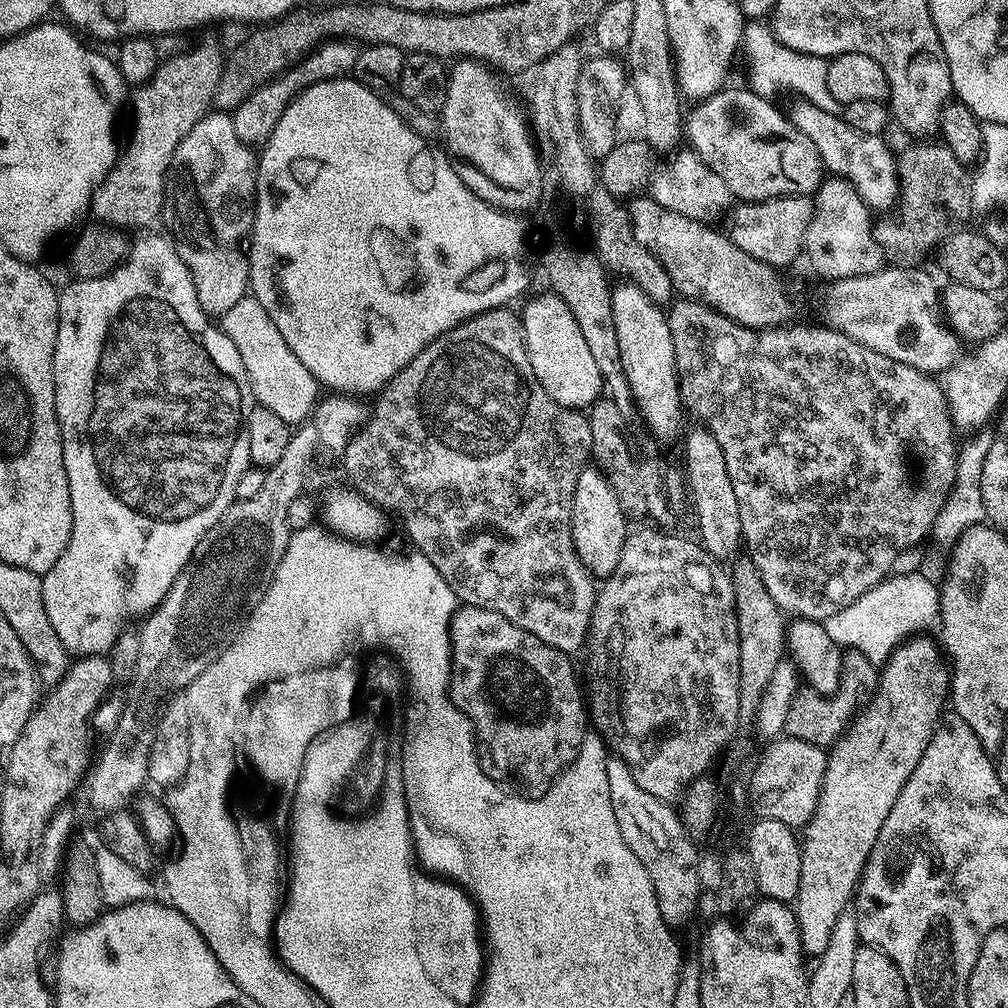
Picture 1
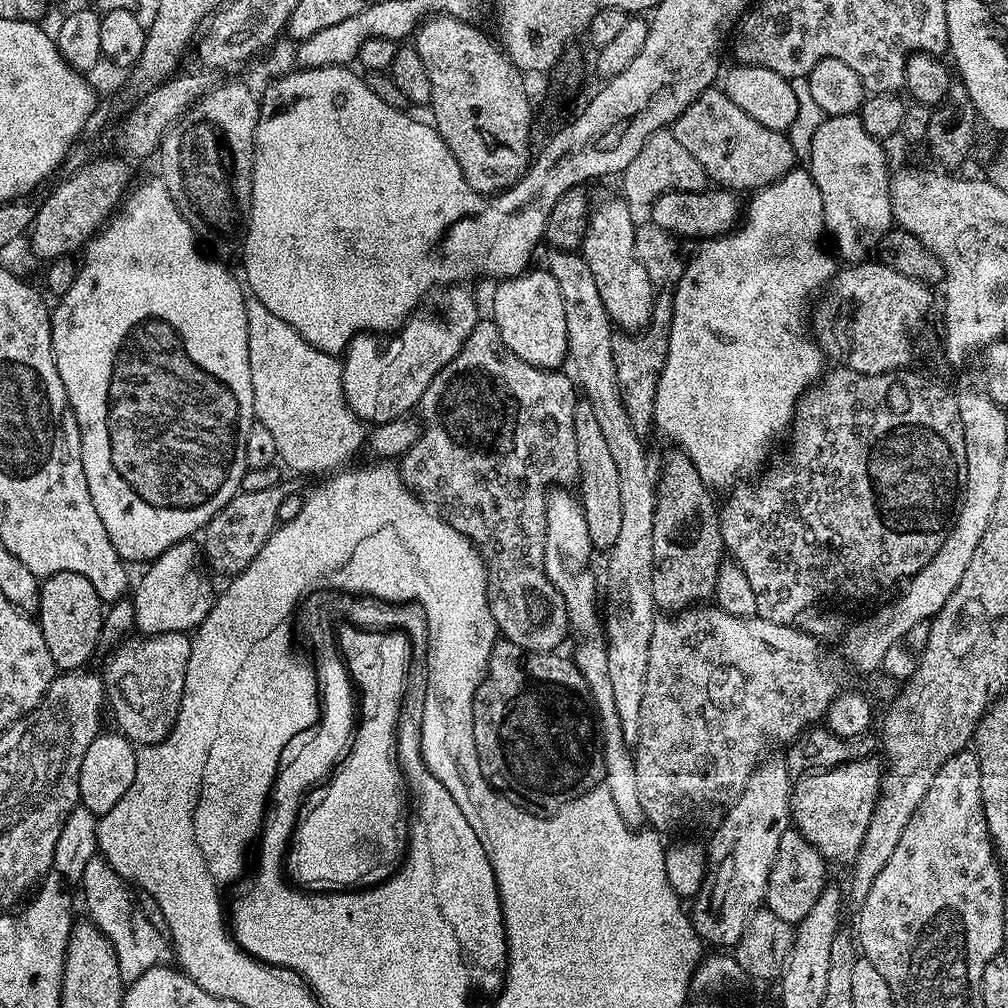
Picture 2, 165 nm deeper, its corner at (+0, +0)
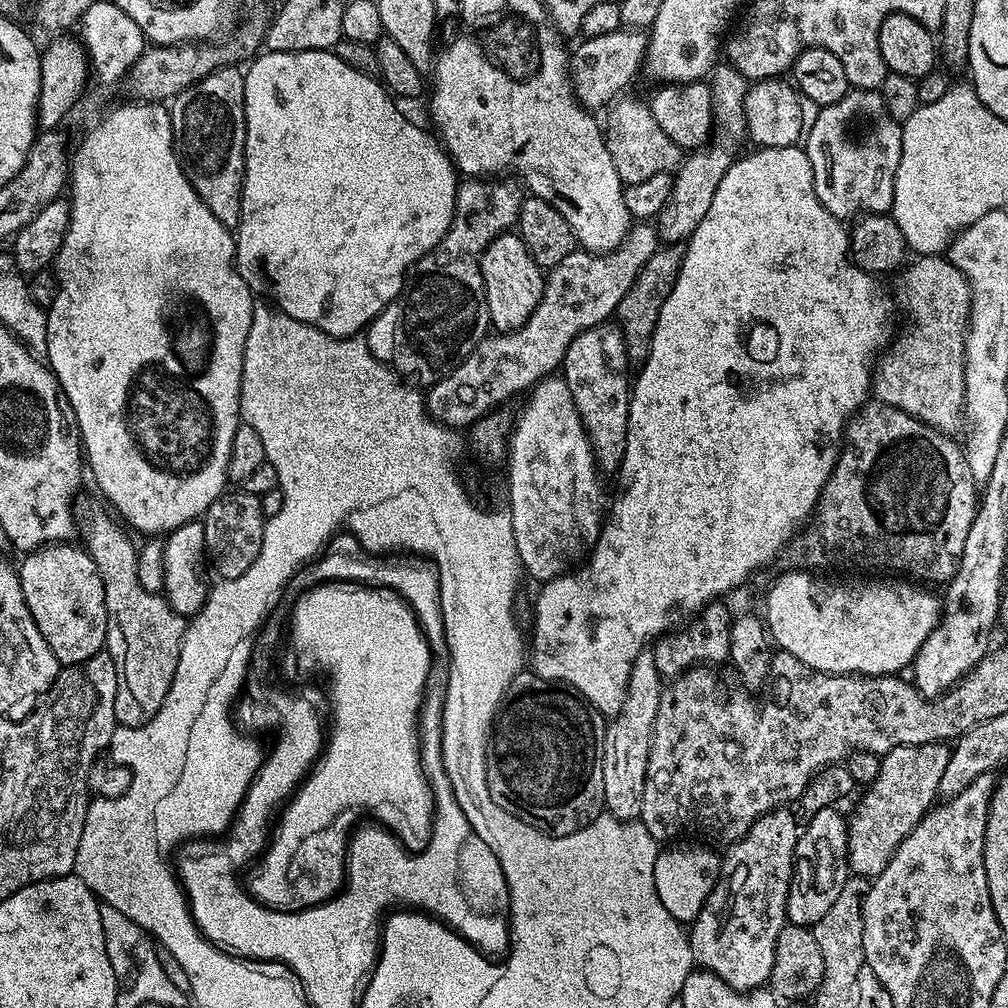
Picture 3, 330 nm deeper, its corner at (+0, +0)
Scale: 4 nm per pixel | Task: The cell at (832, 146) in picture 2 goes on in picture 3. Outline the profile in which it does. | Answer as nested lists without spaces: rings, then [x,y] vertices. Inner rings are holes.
[[[852,88],[838,102],[823,105],[814,122],[807,125],[807,140],[814,190],[830,214],[848,222],[861,214],[884,214],[891,209],[894,178],[902,158],[902,124],[886,110],[880,91]]]

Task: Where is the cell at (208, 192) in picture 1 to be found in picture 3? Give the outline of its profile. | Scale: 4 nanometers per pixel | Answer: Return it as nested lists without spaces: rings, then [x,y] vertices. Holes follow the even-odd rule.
[[[225,66],[206,74],[206,78],[174,97],[170,111],[172,148],[190,186],[206,202],[210,214],[222,226],[234,230],[240,225],[244,185],[244,72],[236,66]]]

